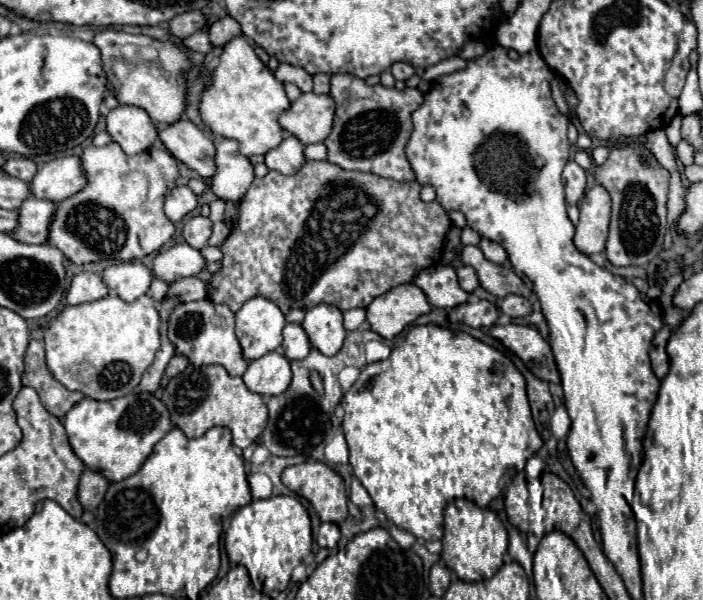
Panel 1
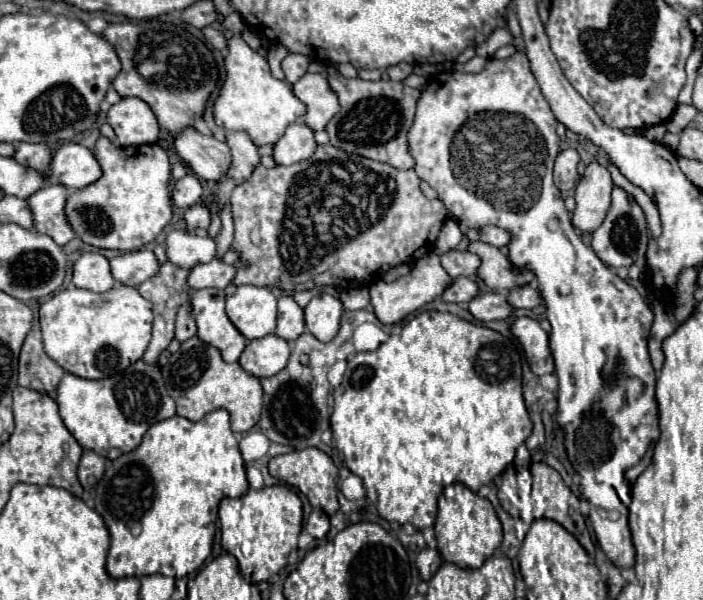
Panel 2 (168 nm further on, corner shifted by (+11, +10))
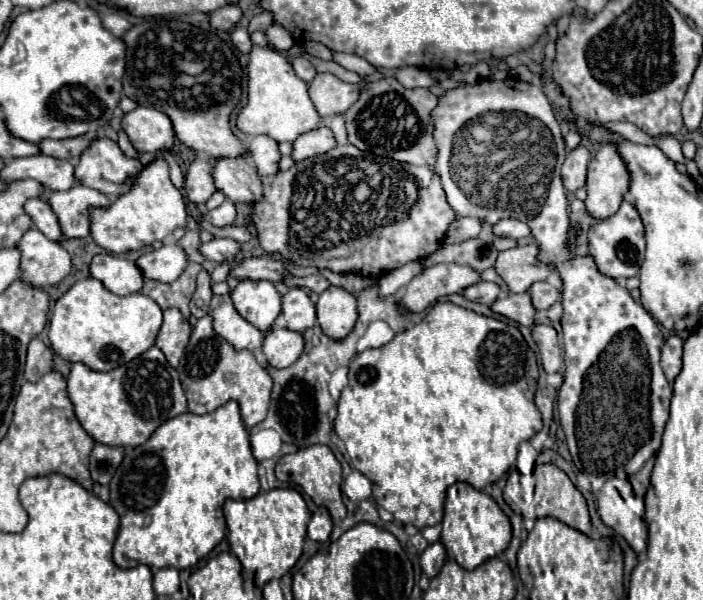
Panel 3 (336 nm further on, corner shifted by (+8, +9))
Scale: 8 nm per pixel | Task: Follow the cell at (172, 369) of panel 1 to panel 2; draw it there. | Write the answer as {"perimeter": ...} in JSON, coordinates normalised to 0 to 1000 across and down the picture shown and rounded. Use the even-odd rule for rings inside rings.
{"perimeter":[[[266,502],[266,505],[260,505],[260,508],[255,512],[249,562],[252,562],[255,568],[266,568],[266,565],[272,565],[277,555],[280,555],[280,542],[277,542],[272,522],[269,522],[269,502]]]}

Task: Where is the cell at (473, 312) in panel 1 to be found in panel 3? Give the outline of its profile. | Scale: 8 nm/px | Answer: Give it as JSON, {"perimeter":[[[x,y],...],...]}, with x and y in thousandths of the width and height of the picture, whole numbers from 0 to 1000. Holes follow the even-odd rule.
{"perimeter":[[[745,487],[745,490],[723,490],[717,497],[708,497],[700,510],[697,510],[700,520],[706,523],[714,523],[737,540],[745,540],[745,543],[757,543],[760,540],[760,513],[754,507],[754,493]]]}

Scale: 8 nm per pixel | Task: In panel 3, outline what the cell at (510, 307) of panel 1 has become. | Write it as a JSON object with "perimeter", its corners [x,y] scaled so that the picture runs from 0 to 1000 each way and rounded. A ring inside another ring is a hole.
{"perimeter":[[[762,470],[762,473],[757,473],[754,483],[751,483],[751,490],[754,490],[757,510],[762,517],[777,517],[777,513],[782,513],[797,497],[797,483],[788,480],[780,470]]]}

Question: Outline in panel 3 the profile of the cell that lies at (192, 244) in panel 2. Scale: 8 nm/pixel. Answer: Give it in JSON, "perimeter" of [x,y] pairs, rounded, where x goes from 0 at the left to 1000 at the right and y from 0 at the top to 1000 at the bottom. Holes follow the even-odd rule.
{"perimeter":[[[304,397],[304,400],[293,403],[293,407],[284,407],[282,417],[293,433],[316,437],[316,433],[333,430],[336,420],[341,420],[341,407],[327,400],[327,397]]]}

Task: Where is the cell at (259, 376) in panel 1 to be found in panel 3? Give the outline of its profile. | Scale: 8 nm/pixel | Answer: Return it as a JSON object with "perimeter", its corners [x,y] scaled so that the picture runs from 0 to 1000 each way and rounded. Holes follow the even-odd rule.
{"perimeter":[[[410,547],[387,550],[381,560],[376,560],[373,570],[376,597],[387,613],[410,613],[424,600],[430,580],[432,580],[430,557],[421,557]]]}

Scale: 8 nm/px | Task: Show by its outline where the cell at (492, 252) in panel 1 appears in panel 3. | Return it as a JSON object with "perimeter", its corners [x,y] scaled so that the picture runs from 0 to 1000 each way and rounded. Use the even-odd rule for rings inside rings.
{"perimeter":[[[720,363],[720,367],[711,367],[708,373],[703,373],[703,393],[711,393],[711,397],[745,397],[751,393],[754,383],[745,370],[740,367],[728,367],[728,363]]]}

